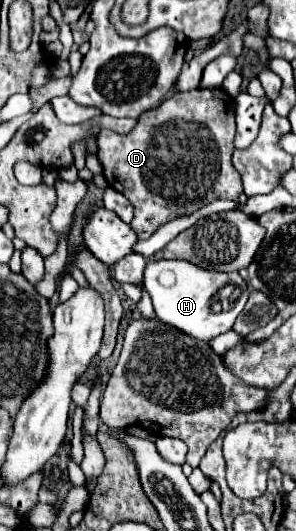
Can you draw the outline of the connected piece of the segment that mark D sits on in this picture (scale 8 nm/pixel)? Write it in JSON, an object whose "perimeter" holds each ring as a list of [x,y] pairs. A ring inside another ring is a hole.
{"perimeter":[[[194,89],[186,93],[174,91],[158,107],[146,111],[128,135],[118,135],[110,129],[100,131],[96,145],[104,177],[112,189],[124,193],[134,205],[134,219],[130,227],[138,239],[150,239],[160,225],[176,217],[190,215],[214,199],[238,199],[242,193],[242,177],[232,165],[234,137],[234,101],[222,89]]]}

